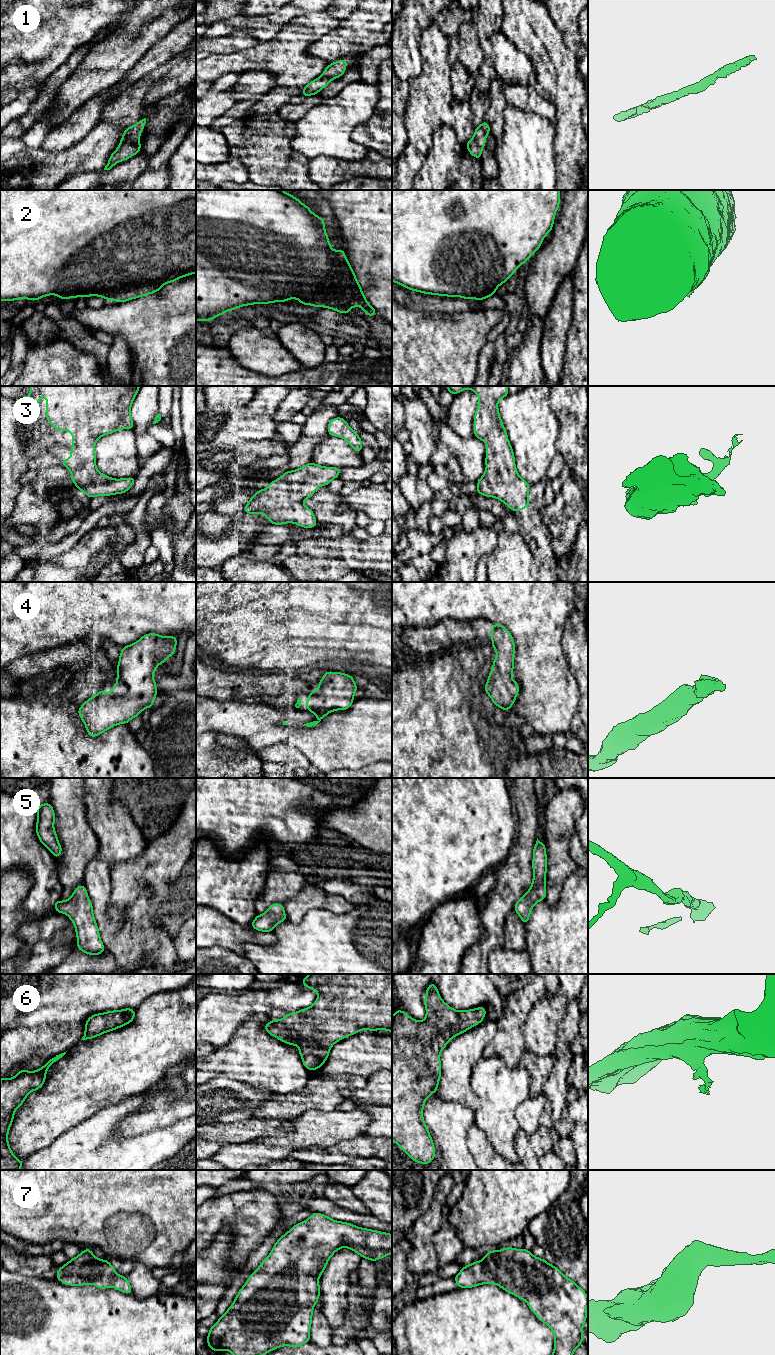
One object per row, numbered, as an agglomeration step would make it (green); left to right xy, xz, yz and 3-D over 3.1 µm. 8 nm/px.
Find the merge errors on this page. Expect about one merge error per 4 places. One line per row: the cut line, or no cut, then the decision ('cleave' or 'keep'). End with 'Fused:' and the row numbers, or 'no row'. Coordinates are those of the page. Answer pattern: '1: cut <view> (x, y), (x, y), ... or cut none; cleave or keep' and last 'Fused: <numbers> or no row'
1: cut none; keep
2: cut xy (161, 286), (130, 285), (105, 291), (77, 289), (58, 295); cleave
3: cut none; keep
4: cut none; keep
5: cut none; keep
6: cut none; keep
7: cut none; keep
Fused: 2

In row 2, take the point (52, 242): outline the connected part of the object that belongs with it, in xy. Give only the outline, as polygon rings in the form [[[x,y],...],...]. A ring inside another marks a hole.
[[[0,190],[0,301],[30,299],[77,290],[111,291],[154,284],[164,286],[196,273],[196,190]]]

